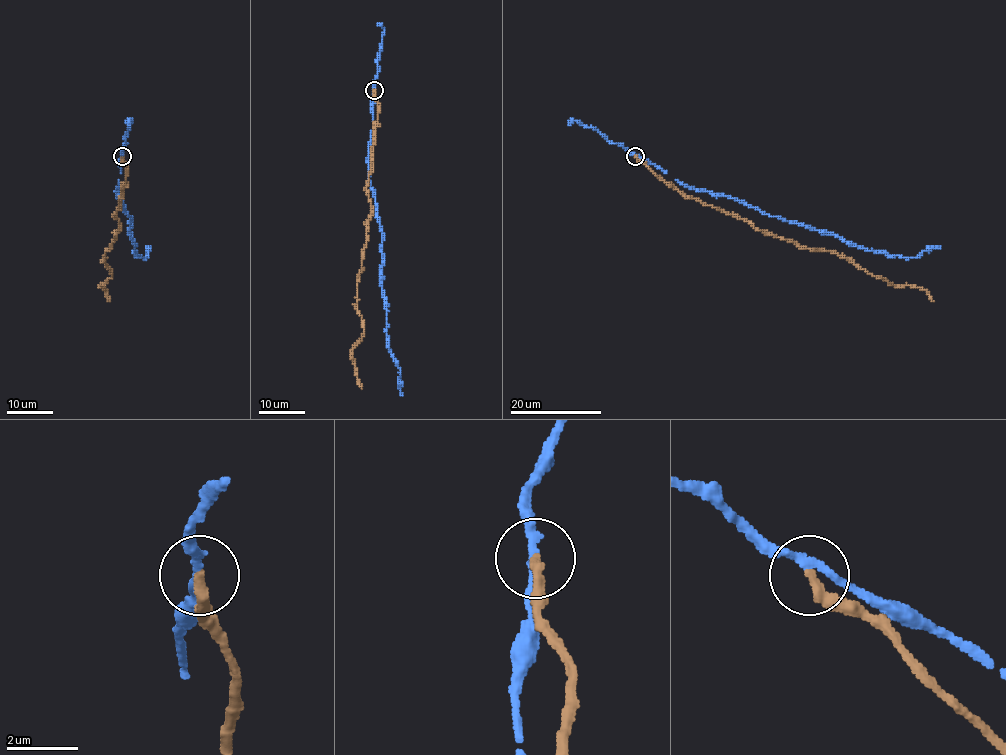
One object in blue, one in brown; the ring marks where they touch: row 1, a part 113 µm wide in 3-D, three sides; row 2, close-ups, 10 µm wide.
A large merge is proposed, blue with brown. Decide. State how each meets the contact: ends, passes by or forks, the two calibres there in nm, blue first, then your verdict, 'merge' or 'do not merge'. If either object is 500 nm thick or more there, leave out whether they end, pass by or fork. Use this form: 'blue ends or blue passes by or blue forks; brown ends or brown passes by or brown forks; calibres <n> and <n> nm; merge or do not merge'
blue passes by; brown ends; calibres 240 and 320 nm; do not merge

